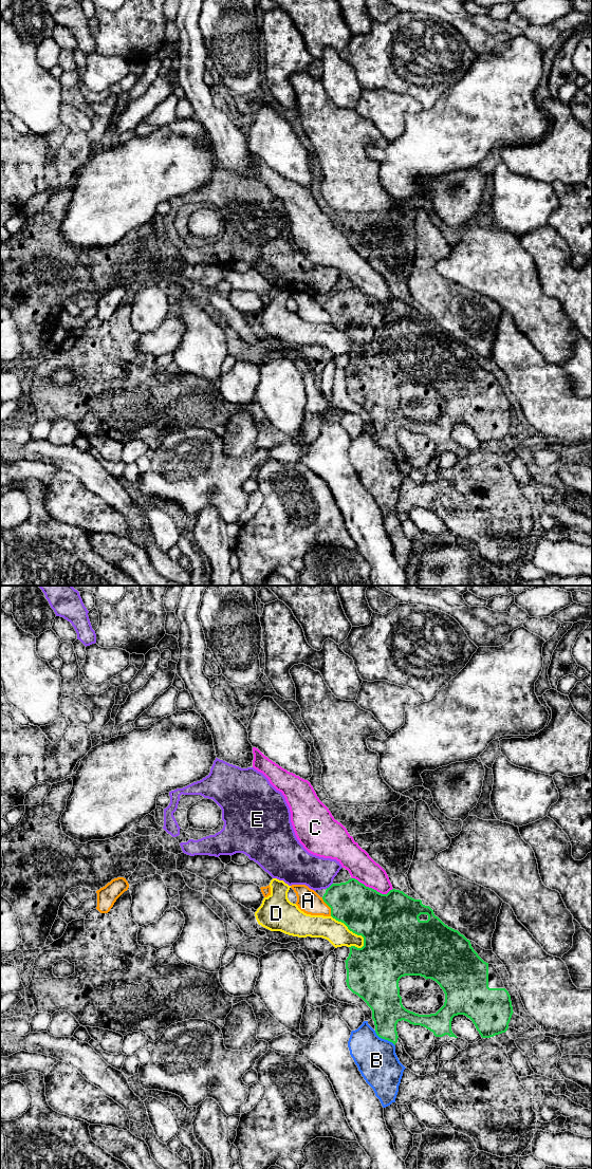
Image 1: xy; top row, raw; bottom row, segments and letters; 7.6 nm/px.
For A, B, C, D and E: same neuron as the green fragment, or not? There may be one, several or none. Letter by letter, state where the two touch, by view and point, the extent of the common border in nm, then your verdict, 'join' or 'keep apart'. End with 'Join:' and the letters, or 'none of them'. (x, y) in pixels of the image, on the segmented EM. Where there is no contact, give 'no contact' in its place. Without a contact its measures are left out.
A: xy (329, 906) | 160 nm | keep apart
B: xy (384, 1038) | 200 nm | keep apart
C: xy (371, 888) | 320 nm | keep apart
D: xy (351, 930) | 340 nm | keep apart
E: xy (330, 886) | 70 nm | keep apart
Join: none of them

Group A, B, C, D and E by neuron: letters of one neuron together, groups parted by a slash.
A / B / C / D / E

